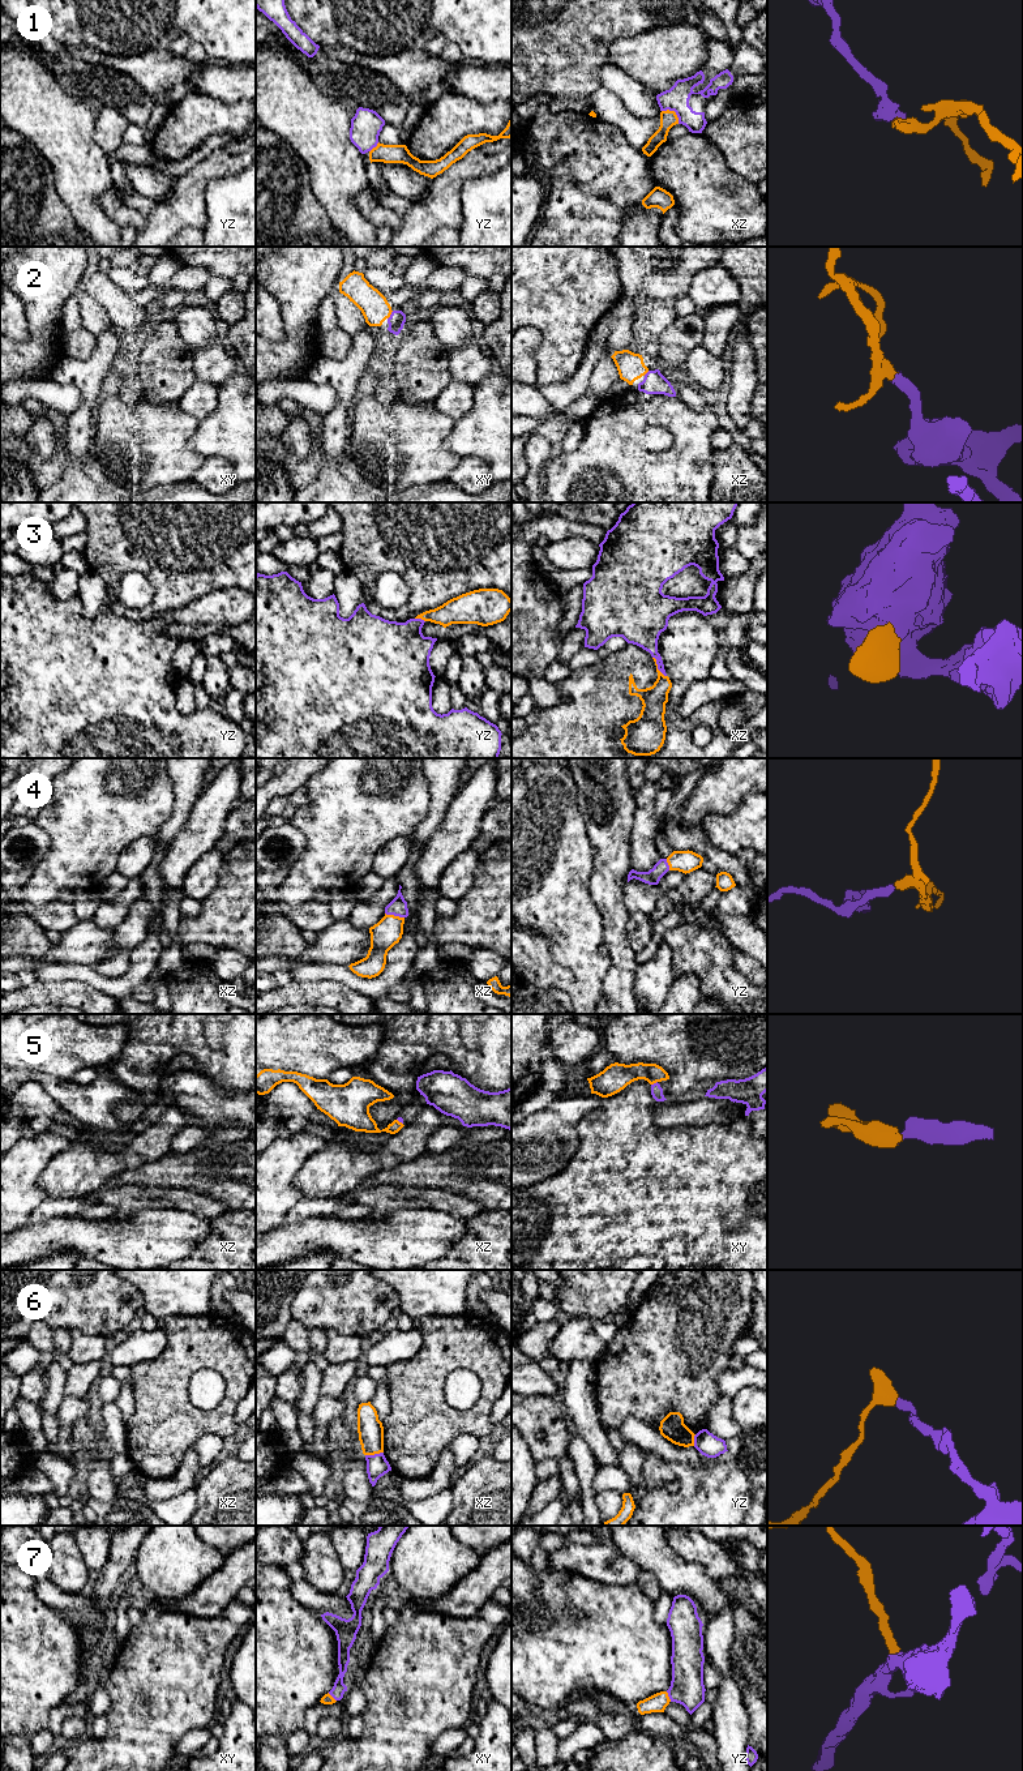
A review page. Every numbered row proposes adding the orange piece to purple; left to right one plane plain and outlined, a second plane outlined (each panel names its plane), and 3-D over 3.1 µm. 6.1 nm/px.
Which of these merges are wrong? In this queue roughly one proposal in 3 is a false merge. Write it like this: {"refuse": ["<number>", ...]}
{"refuse": ["1", "6"]}

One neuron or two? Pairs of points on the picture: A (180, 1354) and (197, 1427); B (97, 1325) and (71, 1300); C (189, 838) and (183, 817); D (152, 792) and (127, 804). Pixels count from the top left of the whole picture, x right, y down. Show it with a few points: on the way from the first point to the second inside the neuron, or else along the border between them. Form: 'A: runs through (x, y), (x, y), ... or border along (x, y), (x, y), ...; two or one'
A: runs through (179, 1372), (179, 1408); one
B: runs through (90, 1318), (77, 1305); one
C: border along (200, 796), (192, 808), (187, 824), (167, 848); two
D: runs through (145, 794), (138, 799), (133, 799); one

